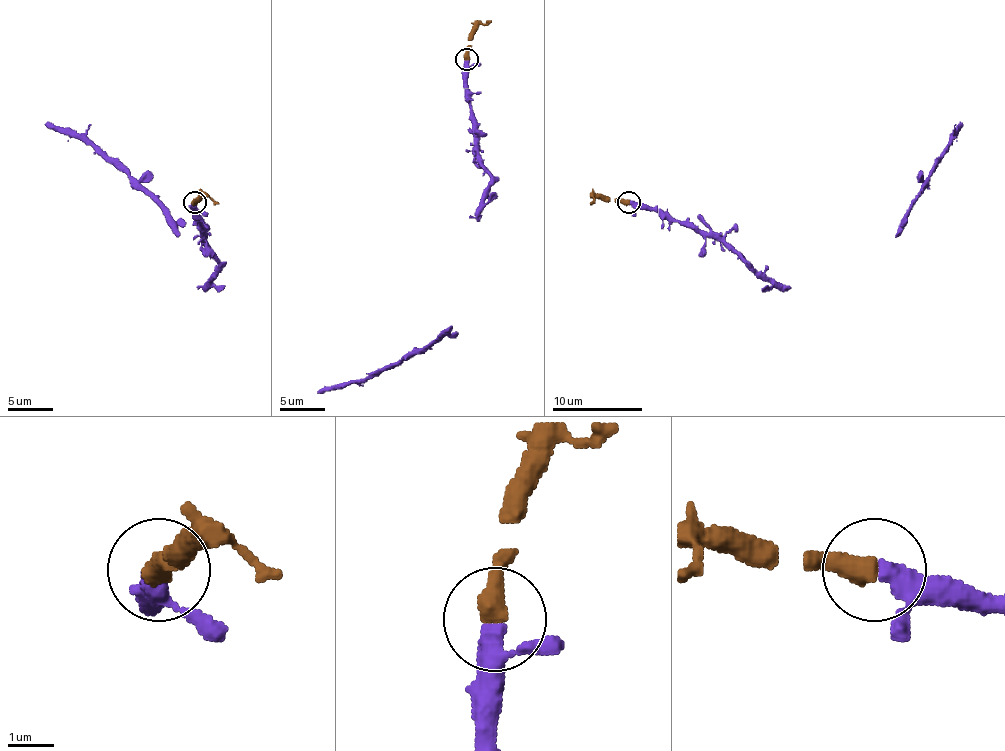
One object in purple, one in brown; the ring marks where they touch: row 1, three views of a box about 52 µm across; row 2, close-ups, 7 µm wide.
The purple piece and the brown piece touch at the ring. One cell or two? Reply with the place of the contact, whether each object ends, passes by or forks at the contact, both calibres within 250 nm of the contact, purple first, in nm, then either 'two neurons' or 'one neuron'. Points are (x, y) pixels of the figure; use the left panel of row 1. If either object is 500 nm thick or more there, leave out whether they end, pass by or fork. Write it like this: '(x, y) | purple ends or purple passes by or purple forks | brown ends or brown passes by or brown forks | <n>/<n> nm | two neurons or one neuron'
(194, 202) | purple passes by | brown ends | 340/480 nm | one neuron

